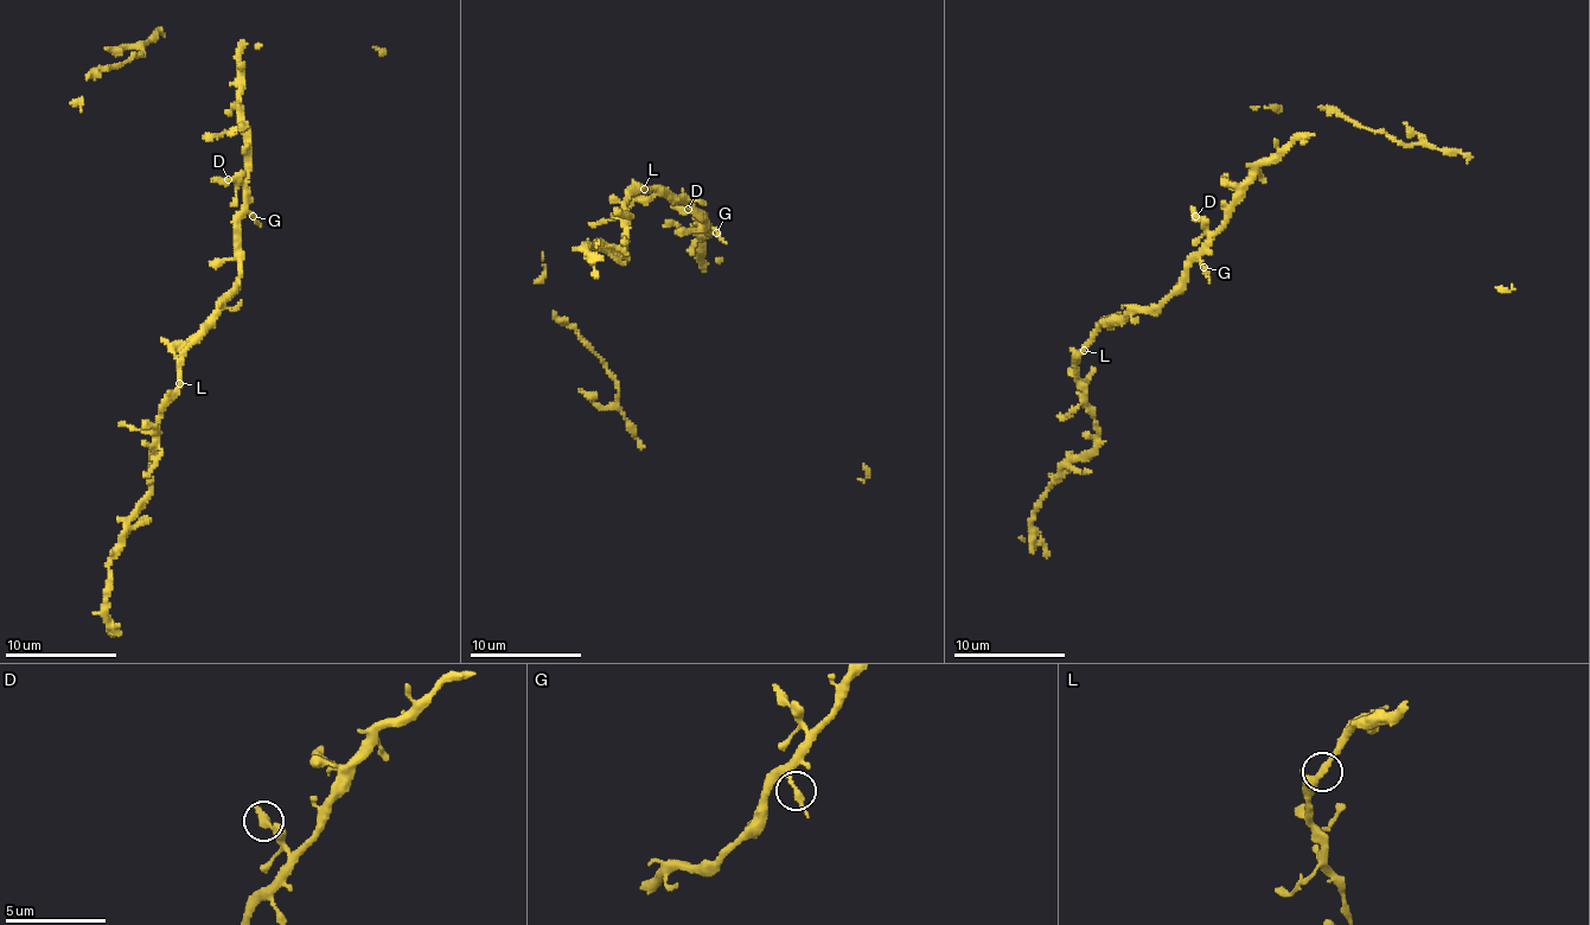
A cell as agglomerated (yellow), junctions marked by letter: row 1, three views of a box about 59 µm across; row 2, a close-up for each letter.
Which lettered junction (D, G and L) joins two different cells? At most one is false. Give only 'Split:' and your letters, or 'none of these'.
Split: none of these

